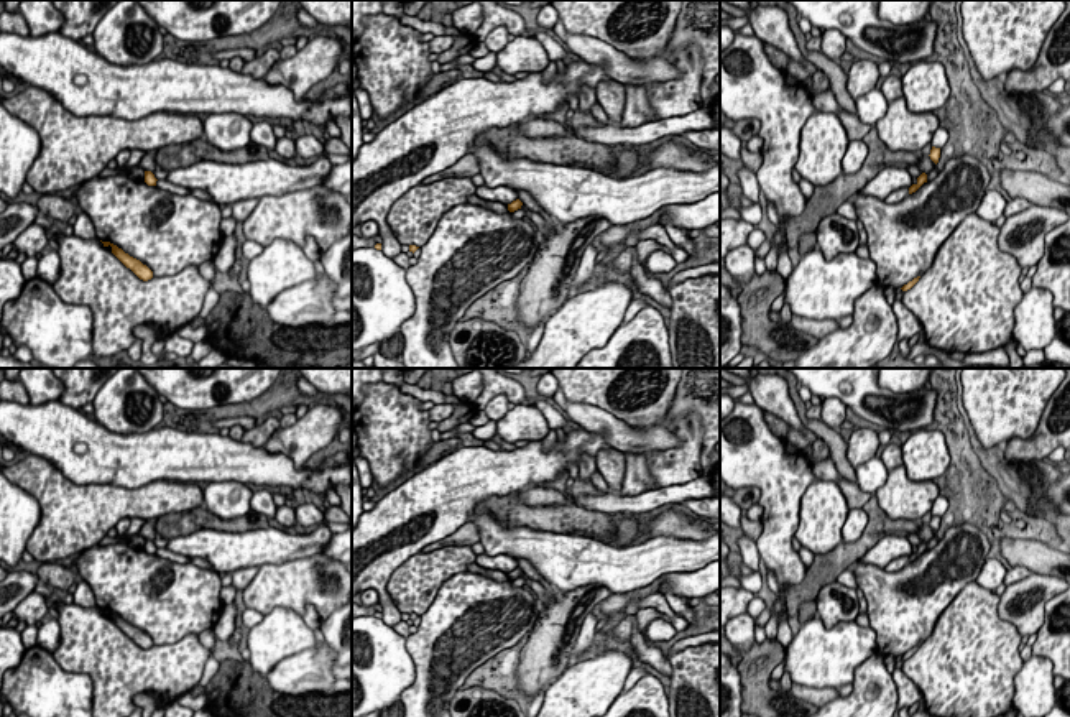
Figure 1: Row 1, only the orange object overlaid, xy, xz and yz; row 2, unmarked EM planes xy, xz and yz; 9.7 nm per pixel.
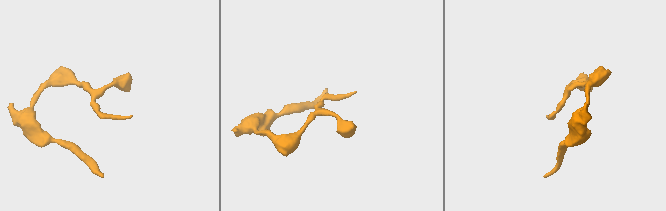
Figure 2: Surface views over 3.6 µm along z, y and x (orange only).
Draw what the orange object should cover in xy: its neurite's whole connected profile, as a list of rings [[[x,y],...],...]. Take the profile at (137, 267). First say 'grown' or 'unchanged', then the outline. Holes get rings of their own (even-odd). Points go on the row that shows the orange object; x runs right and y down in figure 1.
unchanged | [[[102,242],[104,247],[112,247],[112,253],[127,266],[130,268],[140,280],[148,281],[153,278],[153,271],[143,265],[140,260],[130,257],[128,253],[125,253],[122,248],[118,248],[117,245],[110,243],[110,242]]]

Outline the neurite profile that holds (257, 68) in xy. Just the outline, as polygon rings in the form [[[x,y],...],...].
[[[266,49],[261,56],[256,56],[251,61],[247,61],[243,64],[242,72],[248,74],[255,79],[263,79],[270,67],[279,59],[279,51],[278,49]]]

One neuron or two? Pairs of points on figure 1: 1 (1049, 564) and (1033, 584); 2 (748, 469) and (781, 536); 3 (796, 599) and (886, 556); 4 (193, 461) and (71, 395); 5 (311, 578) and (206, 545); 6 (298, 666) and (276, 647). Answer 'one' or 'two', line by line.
1: two
2: one
3: two
4: two
5: two
6: two

